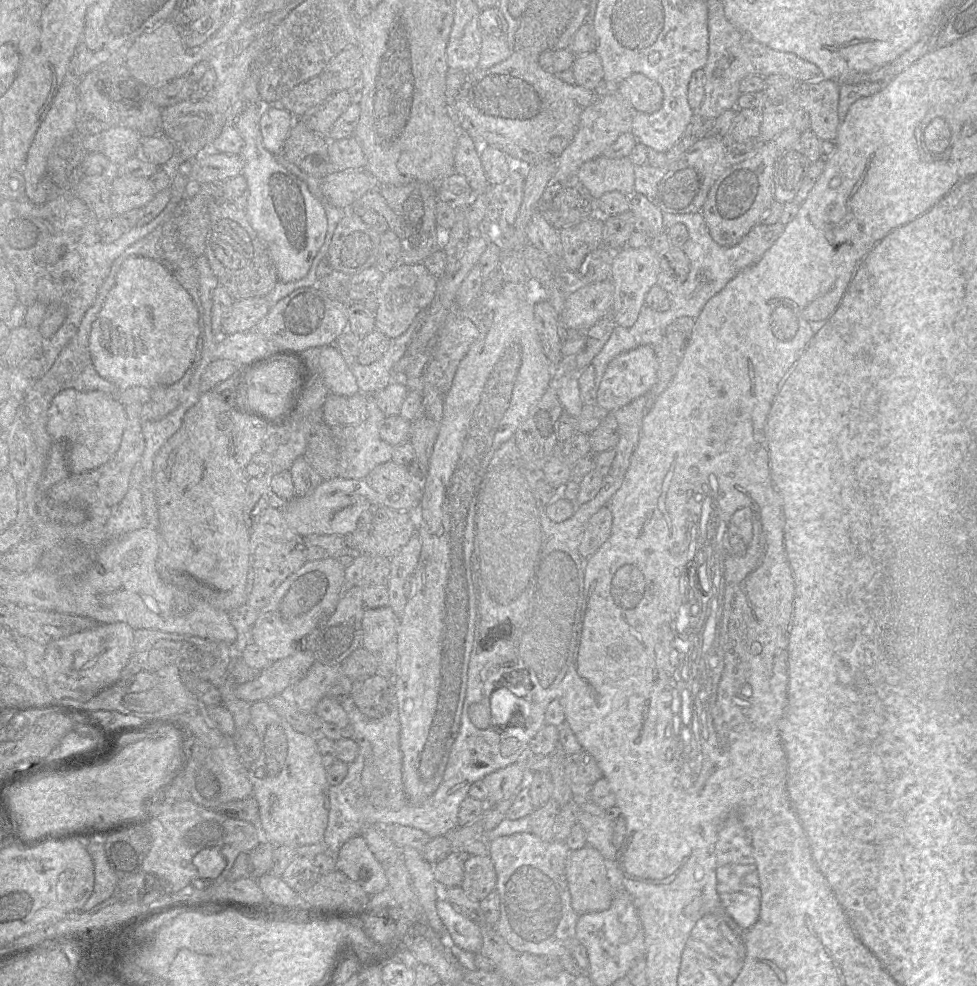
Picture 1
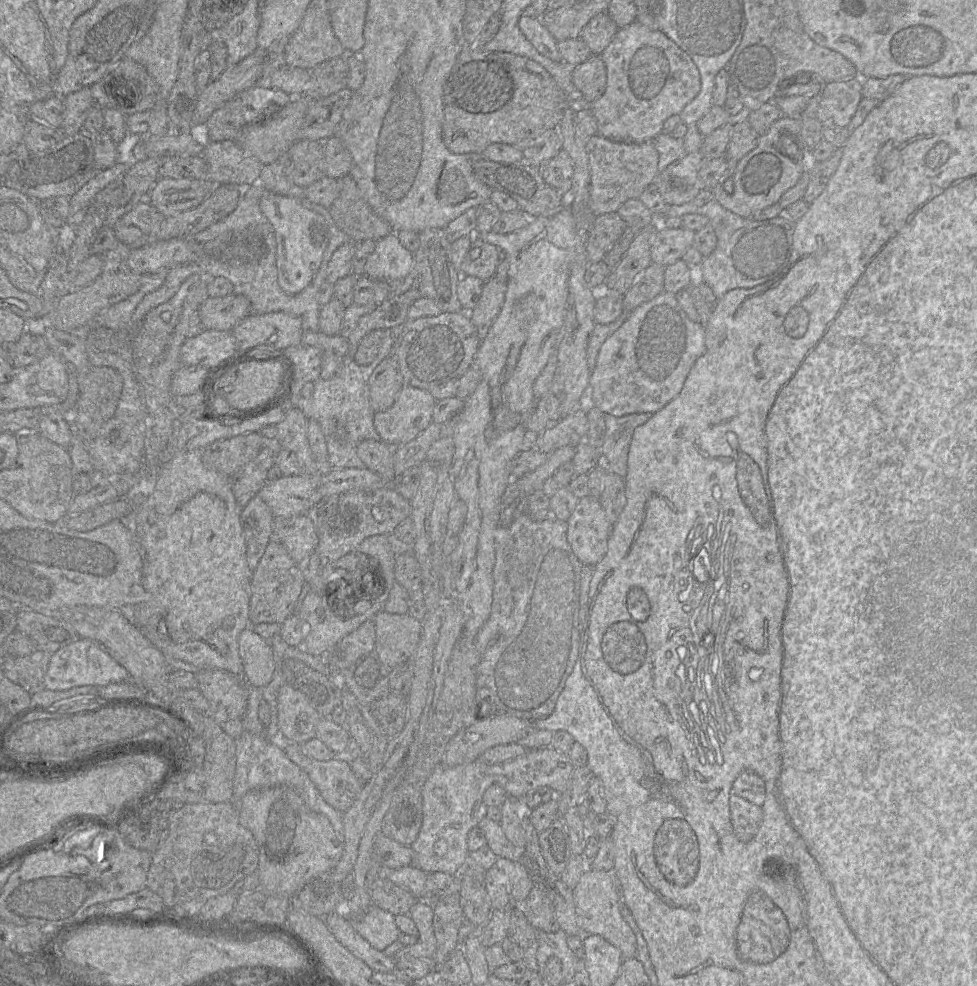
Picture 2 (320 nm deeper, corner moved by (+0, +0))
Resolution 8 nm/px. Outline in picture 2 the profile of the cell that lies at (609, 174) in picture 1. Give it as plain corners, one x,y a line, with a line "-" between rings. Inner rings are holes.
596,134
587,139
585,150
590,168
589,207
595,216
616,212
627,200
639,199
644,189
653,183
658,173
658,153
651,142
614,142

